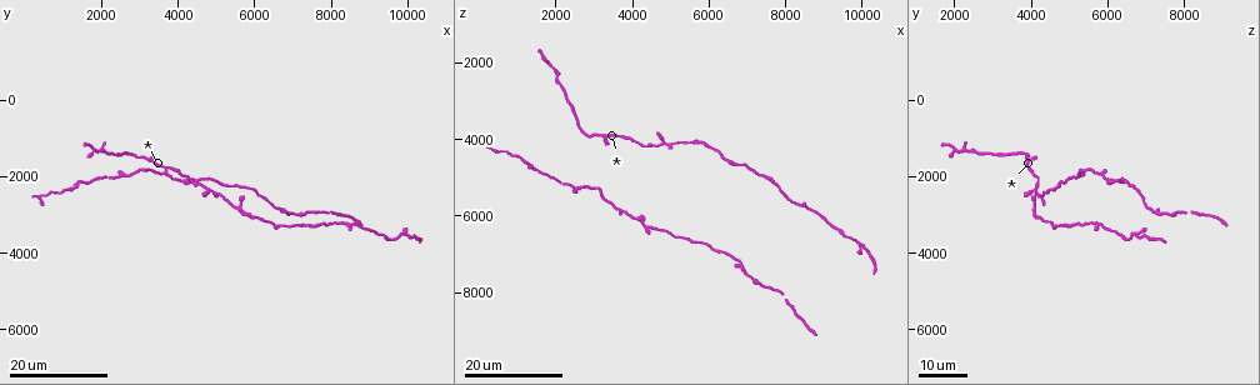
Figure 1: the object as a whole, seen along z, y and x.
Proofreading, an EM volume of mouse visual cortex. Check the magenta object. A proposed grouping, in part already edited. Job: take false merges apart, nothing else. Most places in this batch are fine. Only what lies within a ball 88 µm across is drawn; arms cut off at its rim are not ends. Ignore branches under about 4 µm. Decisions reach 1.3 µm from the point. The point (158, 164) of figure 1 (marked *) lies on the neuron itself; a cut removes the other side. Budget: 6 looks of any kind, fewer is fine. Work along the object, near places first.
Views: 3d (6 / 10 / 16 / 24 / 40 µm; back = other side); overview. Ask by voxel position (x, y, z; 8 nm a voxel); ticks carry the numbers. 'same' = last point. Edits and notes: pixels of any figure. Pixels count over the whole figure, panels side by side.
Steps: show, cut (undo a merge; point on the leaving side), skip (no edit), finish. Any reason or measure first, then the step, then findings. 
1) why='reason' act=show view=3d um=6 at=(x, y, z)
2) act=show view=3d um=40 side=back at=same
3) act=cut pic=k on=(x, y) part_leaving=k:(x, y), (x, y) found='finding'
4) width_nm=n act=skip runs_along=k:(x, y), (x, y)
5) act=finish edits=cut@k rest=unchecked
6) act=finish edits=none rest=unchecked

act=show view=3d um=16 at=(3150, 1850, 5250)

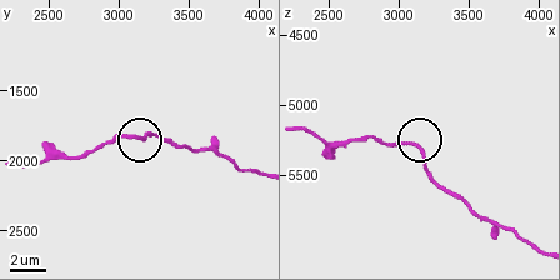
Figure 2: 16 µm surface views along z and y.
act=show view=3d um=6 at=(3140, 1840, 5300)

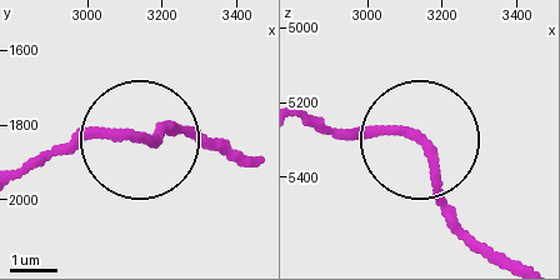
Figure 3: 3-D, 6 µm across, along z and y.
width_nm=180 act=skip found='continuous, no second neuron'

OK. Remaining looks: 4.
why='branch point' act=show view=3d um=24 at=(3300, 1500, 4000)

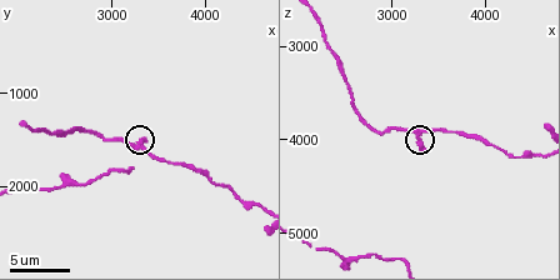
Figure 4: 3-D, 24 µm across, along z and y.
act=show view=3d um=10 at=(3300, 1550, 3950)

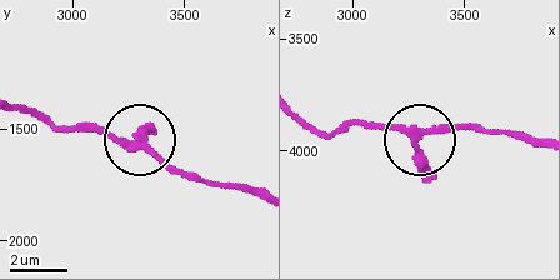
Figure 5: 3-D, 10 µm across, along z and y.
arms=3 act=skip runs_along=5:(174, 164), (111, 135), (64, 129) found='all the same neuron'

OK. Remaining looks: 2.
why='thin neck' act=show view=3d um=16 at=(8150, 2950, 8550)

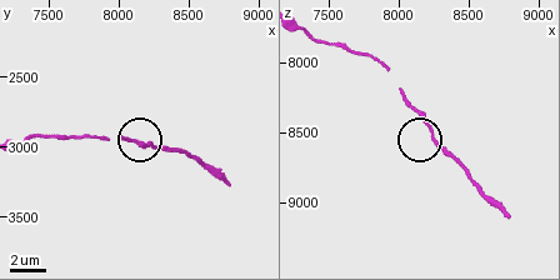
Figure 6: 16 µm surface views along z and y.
act=show view=3d um=10 at=(8260, 3000, 8520)

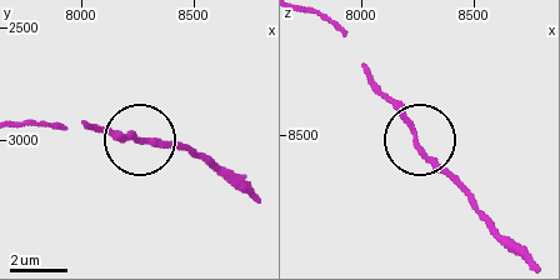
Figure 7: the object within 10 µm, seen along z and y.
act=skip runs_along=7:(25, 126), (105, 126), (188, 148) found='one neuron here'

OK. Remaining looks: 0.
act=finish edits=none rest=unchecked

